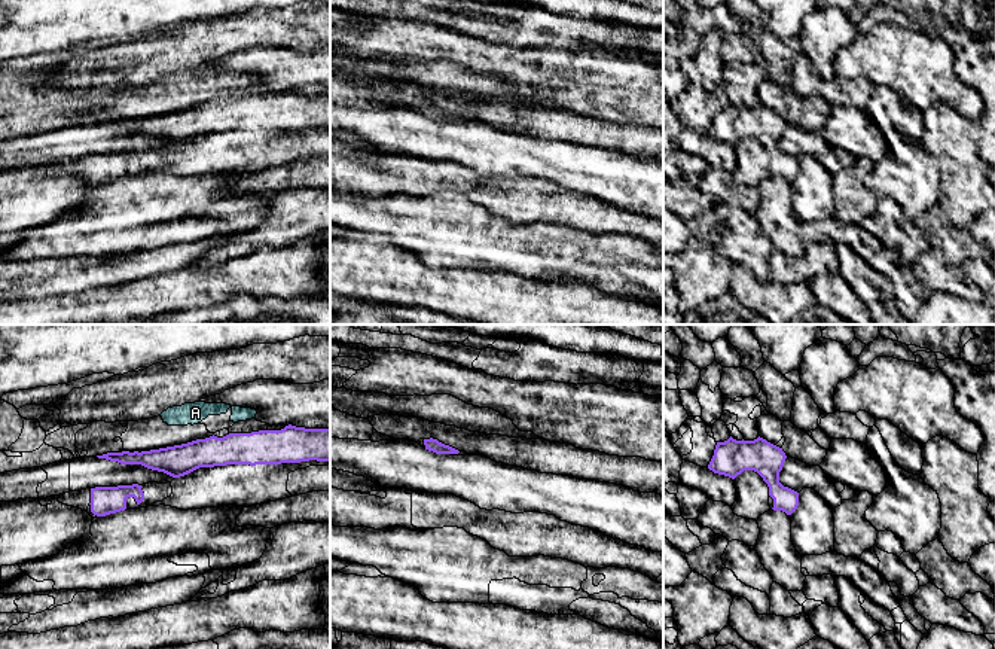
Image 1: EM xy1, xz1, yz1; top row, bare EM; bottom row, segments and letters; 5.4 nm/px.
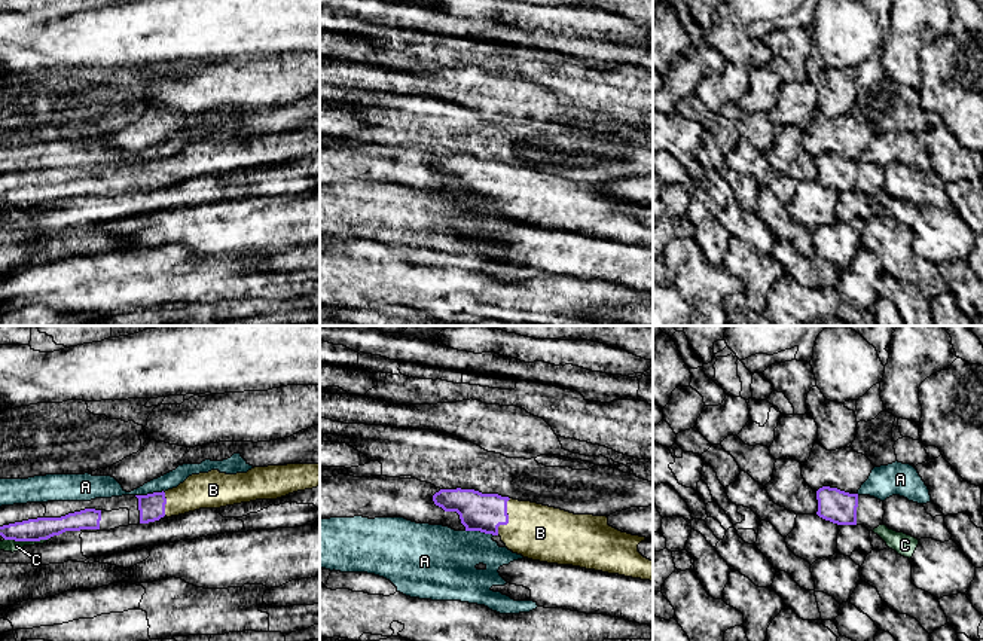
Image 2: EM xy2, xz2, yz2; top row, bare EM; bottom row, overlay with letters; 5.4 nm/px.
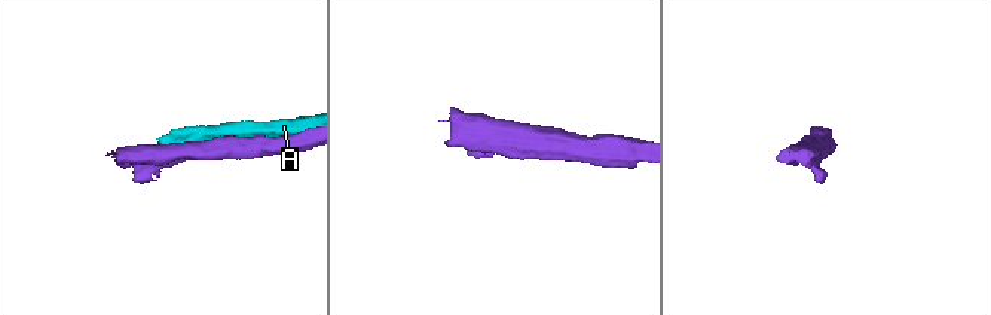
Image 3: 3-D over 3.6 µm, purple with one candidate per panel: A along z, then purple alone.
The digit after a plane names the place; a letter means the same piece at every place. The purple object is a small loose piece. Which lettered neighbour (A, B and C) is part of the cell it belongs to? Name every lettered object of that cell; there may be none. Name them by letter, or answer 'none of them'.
B

